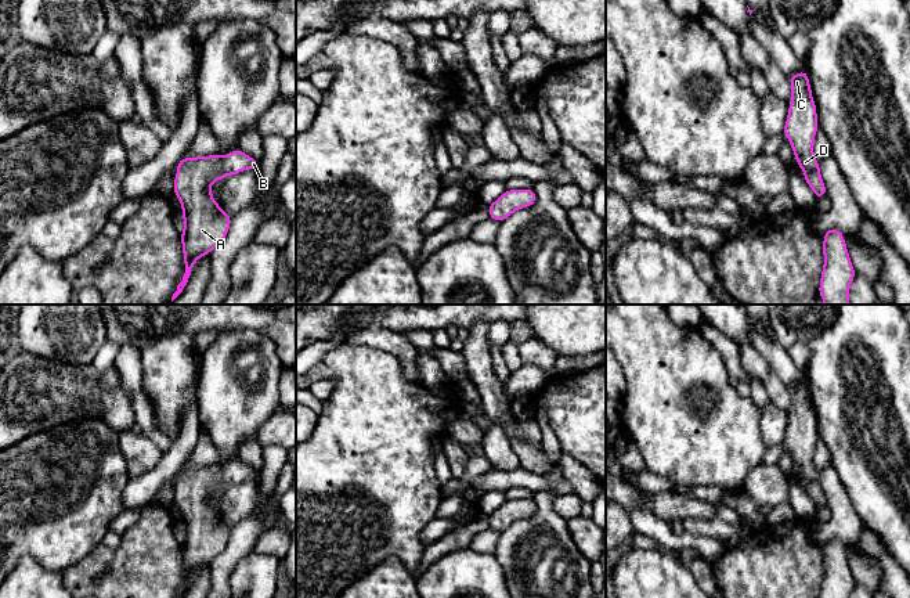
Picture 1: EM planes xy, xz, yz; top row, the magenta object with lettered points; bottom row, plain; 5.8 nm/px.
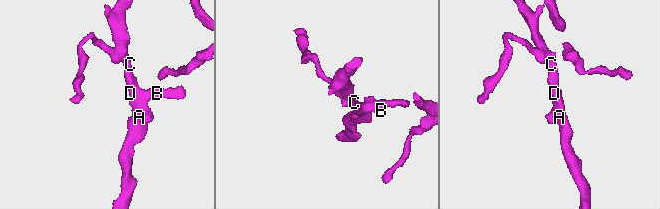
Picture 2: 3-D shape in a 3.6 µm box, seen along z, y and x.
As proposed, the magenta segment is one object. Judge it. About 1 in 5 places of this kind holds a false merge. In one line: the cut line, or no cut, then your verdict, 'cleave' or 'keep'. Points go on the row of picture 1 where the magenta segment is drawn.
cut none; keep

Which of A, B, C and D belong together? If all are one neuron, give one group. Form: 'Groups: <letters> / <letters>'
Groups: A B C D

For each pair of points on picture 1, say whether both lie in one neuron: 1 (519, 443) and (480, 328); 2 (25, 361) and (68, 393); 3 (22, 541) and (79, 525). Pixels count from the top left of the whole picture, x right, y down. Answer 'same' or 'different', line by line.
1: same
2: same
3: same

